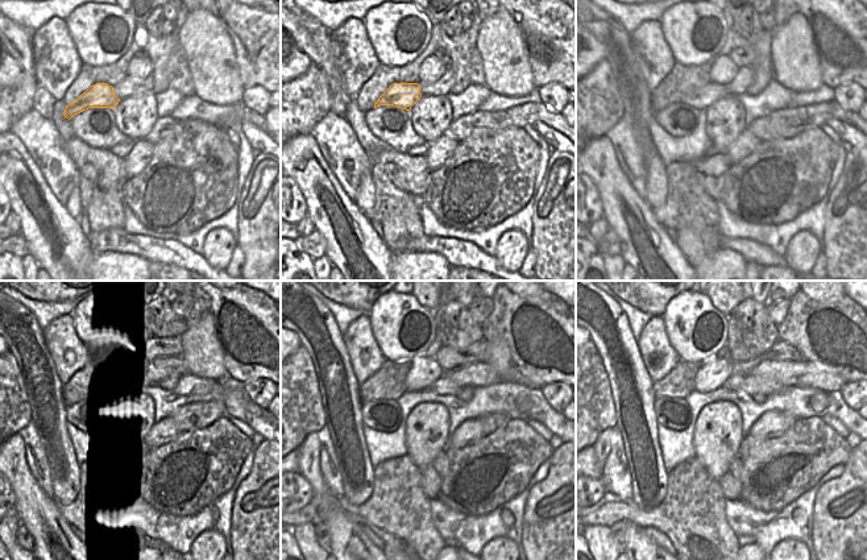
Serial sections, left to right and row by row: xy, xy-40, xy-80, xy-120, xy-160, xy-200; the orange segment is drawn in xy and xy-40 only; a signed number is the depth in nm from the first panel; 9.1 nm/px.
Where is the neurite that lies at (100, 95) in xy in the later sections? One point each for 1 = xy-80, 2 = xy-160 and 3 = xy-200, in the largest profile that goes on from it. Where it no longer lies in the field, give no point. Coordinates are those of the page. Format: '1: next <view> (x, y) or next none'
1: next xy-80 (701, 99)
2: next xy-160 (443, 385)
3: next xy-200 (750, 385)

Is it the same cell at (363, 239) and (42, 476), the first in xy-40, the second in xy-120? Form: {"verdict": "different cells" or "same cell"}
{"verdict": "different cells"}

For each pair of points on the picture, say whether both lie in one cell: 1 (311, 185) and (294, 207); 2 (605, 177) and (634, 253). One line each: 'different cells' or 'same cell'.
1: different cells
2: same cell

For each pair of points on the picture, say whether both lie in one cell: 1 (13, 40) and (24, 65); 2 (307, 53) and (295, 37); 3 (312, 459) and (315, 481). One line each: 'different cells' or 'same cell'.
1: same cell
2: same cell
3: same cell

